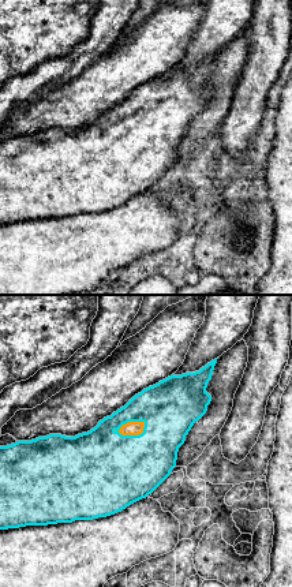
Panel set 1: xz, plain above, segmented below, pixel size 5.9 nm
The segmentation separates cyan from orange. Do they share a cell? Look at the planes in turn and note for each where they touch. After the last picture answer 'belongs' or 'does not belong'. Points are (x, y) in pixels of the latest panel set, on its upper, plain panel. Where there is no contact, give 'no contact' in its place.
contact (128, 115)

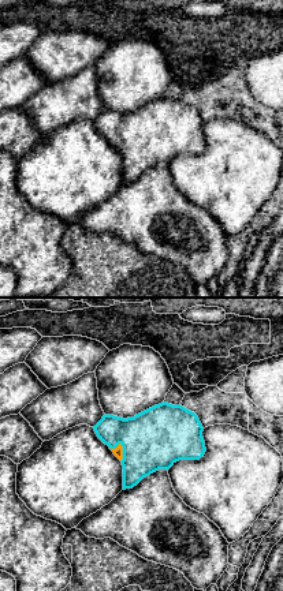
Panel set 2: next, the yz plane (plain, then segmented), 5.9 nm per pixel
contact (123, 146)

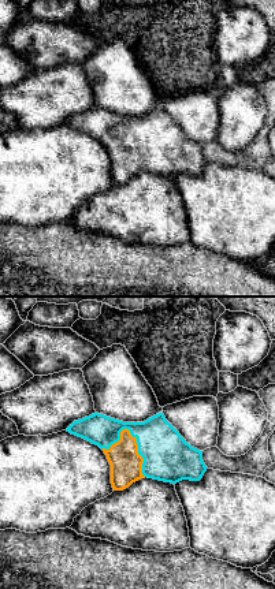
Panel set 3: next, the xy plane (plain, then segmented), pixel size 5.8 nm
contact (138, 145)

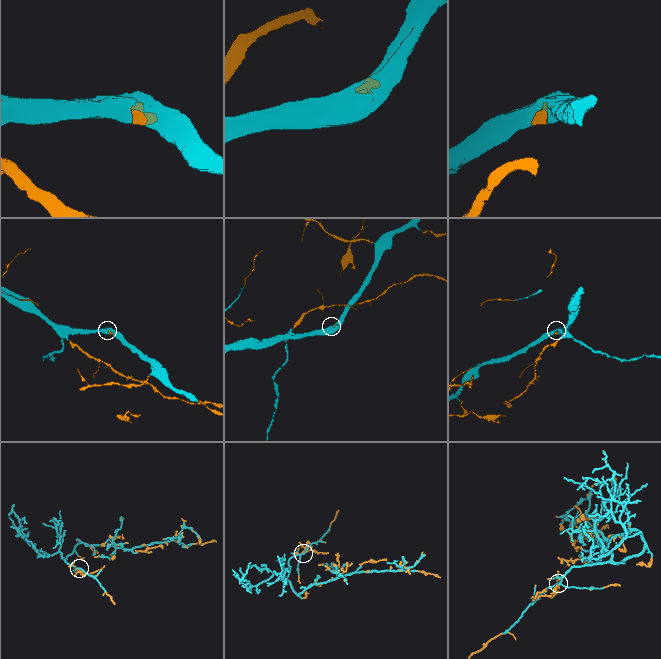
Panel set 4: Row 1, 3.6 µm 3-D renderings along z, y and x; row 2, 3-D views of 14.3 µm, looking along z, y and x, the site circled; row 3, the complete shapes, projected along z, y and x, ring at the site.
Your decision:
belongs

